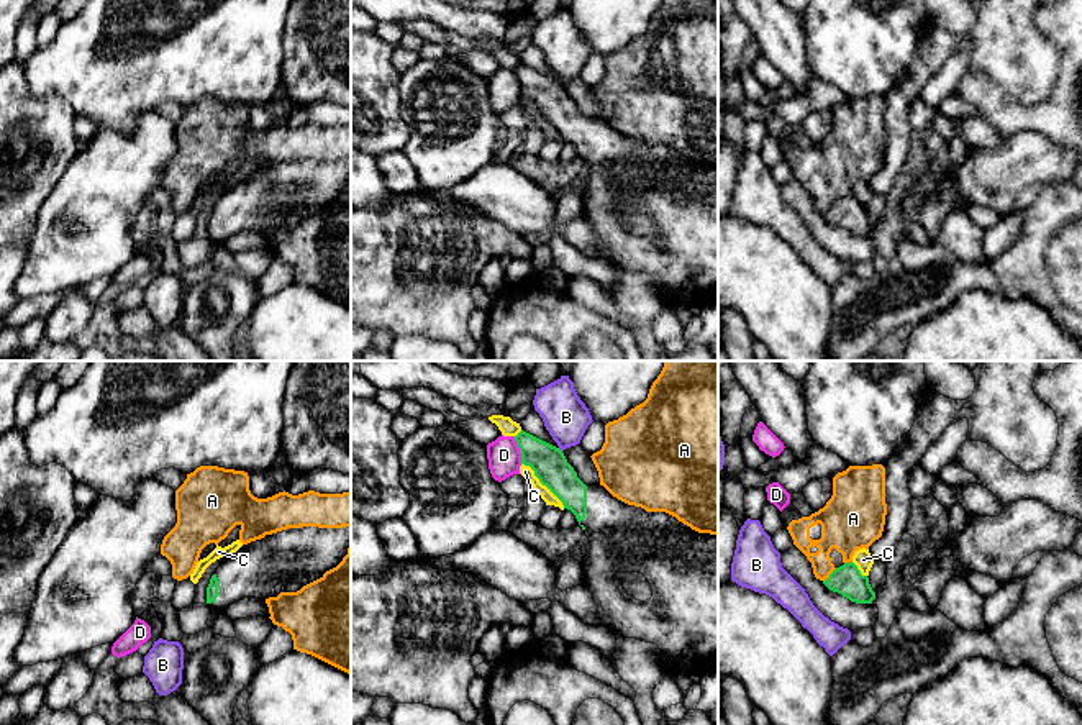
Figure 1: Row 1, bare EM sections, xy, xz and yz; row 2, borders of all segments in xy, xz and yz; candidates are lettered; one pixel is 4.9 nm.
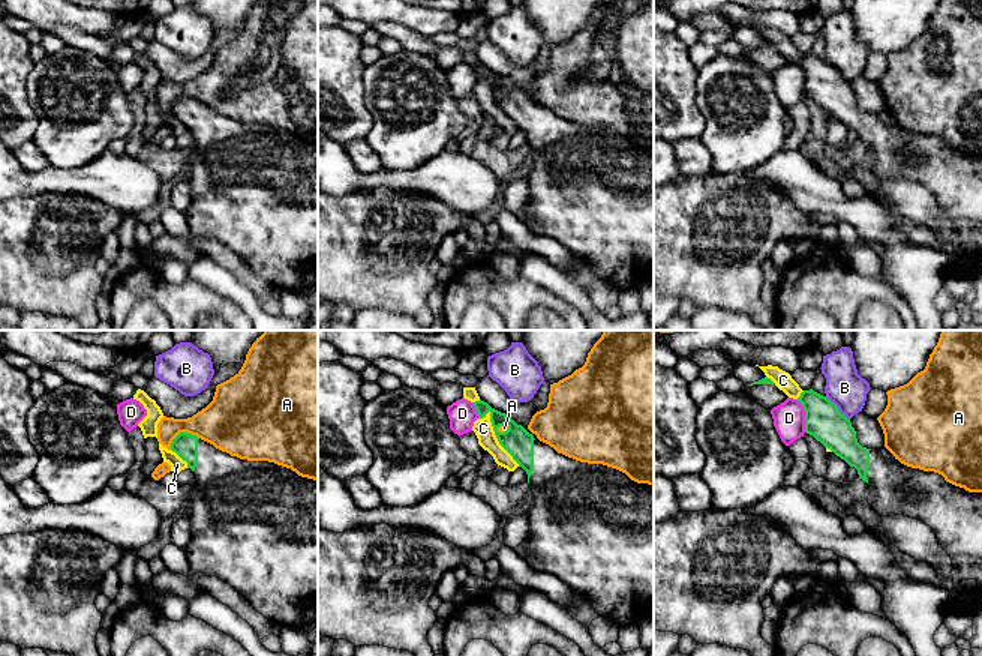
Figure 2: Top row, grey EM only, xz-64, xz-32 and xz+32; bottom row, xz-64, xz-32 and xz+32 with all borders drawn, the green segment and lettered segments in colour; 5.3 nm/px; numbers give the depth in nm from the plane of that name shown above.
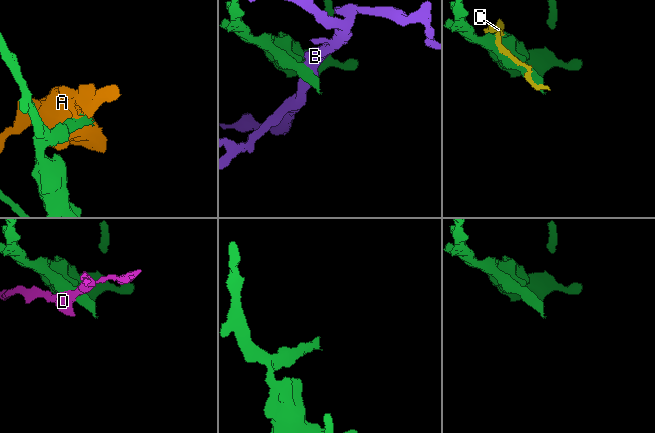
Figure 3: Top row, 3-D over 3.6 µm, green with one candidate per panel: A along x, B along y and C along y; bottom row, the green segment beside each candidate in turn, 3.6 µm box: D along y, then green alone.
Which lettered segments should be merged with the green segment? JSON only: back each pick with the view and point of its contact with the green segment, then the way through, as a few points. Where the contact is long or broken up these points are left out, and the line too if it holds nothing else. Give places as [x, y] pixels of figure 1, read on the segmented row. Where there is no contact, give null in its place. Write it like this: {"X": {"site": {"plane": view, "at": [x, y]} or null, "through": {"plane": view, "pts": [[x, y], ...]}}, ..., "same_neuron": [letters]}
{"same_neuron": []}

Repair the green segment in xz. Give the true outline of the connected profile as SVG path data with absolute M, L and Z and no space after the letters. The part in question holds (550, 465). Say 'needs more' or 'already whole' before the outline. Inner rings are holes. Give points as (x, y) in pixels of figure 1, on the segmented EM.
needs more | M523 430L513 438L521 464L534 471L585 531L584 584L598 605L600 620L625 638L657 645L659 661L671 674L702 677L718 669L718 535L698 533L666 512L628 505L603 486L585 486L559 448ZM616 572L643 574L652 597L641 602L628 595Z

